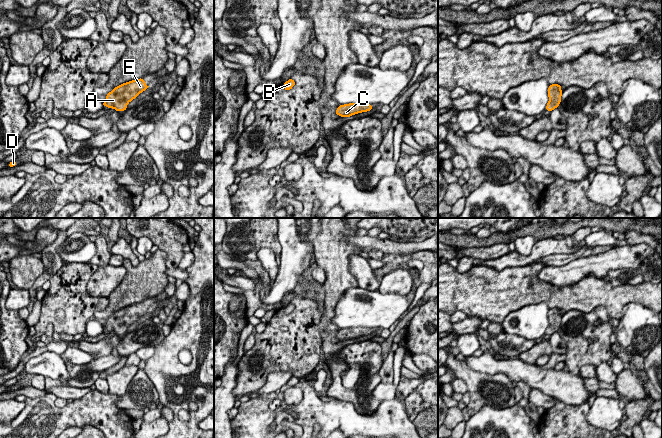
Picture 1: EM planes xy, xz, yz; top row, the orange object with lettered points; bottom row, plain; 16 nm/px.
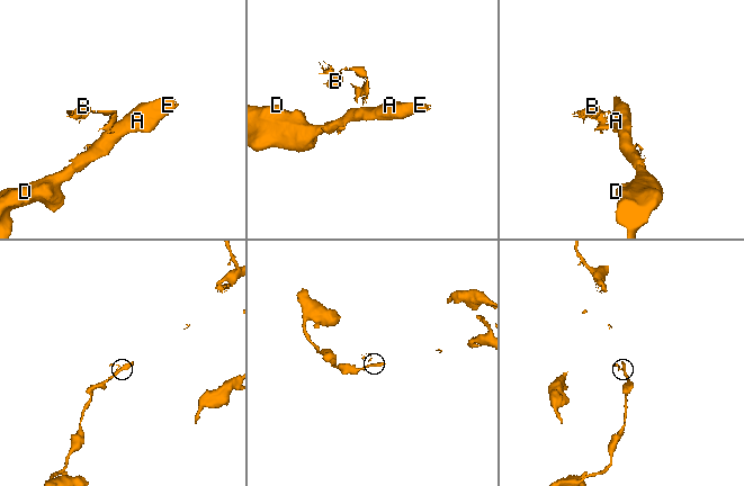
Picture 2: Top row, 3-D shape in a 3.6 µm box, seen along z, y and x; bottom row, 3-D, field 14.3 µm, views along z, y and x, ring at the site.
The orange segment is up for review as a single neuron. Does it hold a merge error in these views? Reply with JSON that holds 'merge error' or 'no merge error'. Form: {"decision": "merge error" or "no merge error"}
{"decision": "merge error"}

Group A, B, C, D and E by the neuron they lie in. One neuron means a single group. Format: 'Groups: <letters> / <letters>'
Groups: A C D E / B

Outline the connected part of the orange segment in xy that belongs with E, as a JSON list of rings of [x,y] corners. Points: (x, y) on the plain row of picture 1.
[[[142,302],[123,307],[106,318],[107,322],[103,330],[114,332],[118,336],[125,335],[128,327],[148,311]]]

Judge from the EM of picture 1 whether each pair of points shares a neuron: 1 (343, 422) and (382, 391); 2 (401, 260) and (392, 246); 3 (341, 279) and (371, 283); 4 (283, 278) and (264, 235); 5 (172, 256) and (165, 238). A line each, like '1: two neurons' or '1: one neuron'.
1: two neurons
2: two neurons
3: two neurons
4: two neurons
5: one neuron

